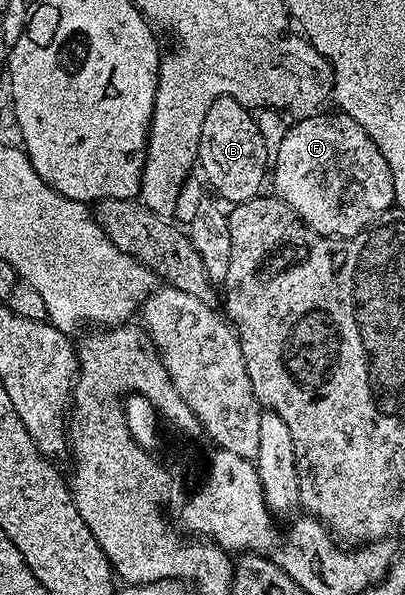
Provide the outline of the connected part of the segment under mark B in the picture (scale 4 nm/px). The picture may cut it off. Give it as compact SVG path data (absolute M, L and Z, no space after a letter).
M214 101L207 112L205 125L208 132L203 133L198 148L200 170L202 166L211 188L215 190L213 193L223 203L229 204L233 199L247 198L247 195L261 191L262 181L265 178L267 181L268 155L263 149L260 153L254 154L254 138L261 138L260 128L254 130L257 124L250 126L250 121L254 118L255 115L245 106L239 103L234 106L230 101Z

